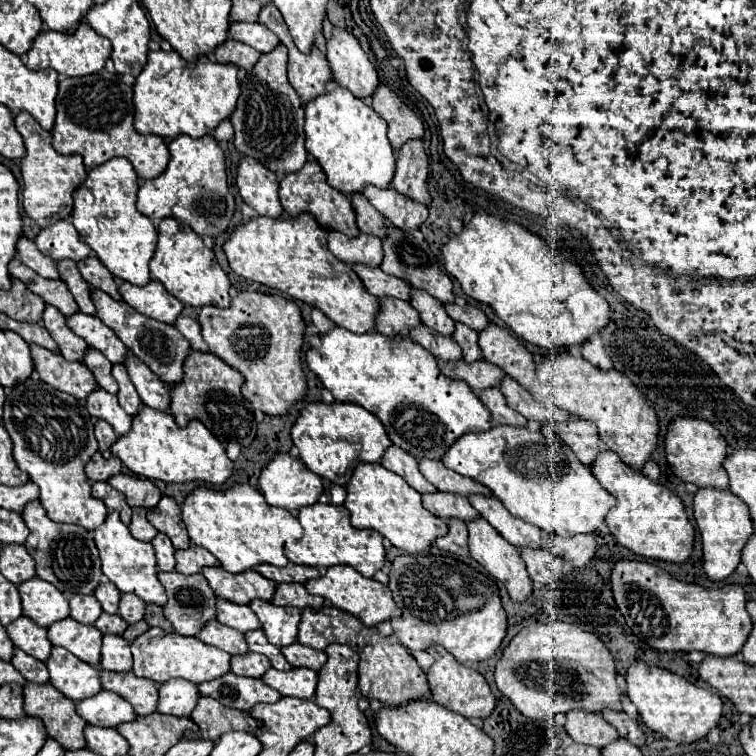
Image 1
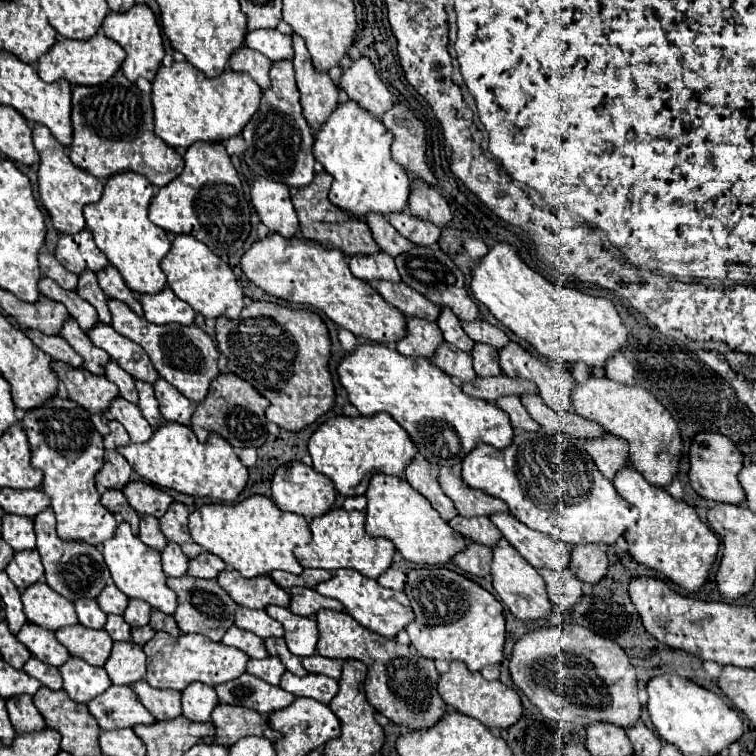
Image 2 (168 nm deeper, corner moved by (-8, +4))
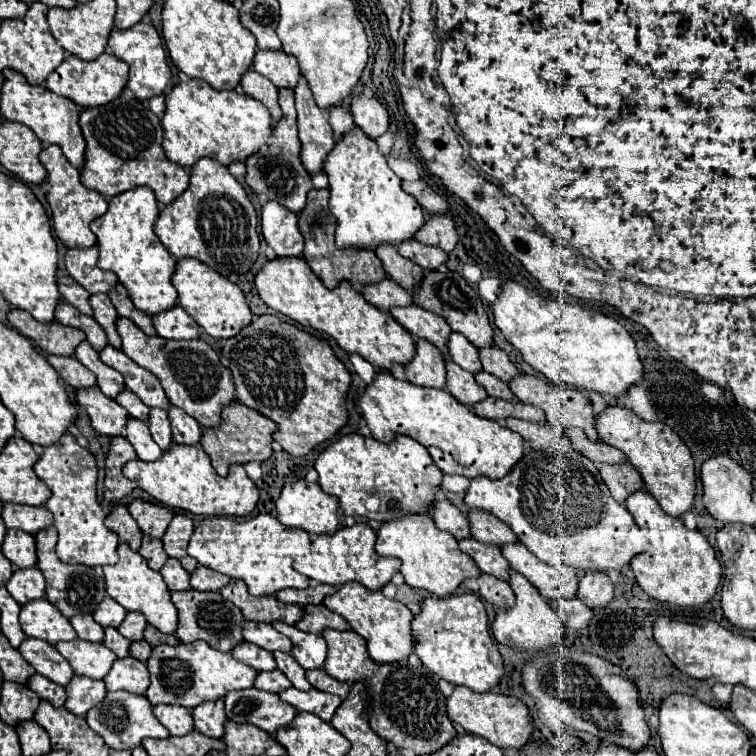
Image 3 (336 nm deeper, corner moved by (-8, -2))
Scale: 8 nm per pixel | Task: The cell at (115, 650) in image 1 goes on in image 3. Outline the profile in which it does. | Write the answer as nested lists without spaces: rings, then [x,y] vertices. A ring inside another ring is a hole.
[[[134,657],[116,659],[110,673],[104,677],[104,683],[108,691],[128,691],[128,693],[144,695],[150,683],[146,663]]]

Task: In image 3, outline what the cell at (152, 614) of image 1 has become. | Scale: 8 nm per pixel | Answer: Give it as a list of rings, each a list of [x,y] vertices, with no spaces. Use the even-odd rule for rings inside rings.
[[[148,625],[146,631],[144,631],[144,639],[146,639],[152,647],[162,645],[162,643],[166,643],[166,645],[176,645],[176,643],[178,643],[174,635],[164,635],[164,633],[160,633],[156,627],[150,627],[150,625]]]

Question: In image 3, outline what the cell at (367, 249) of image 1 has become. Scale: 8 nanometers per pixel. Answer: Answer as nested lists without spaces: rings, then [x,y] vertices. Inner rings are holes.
[[[384,279],[382,283],[376,283],[376,285],[366,285],[362,289],[362,295],[370,305],[378,307],[380,311],[390,311],[392,307],[412,305],[412,295],[406,293],[398,283],[390,279]]]

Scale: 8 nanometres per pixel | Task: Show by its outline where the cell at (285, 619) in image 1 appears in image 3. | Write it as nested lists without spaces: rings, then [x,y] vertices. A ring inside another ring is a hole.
[[[282,621],[272,623],[276,631],[292,639],[292,657],[304,667],[304,669],[322,669],[324,659],[326,659],[326,641],[320,635],[310,635],[304,633],[292,625],[286,625]]]

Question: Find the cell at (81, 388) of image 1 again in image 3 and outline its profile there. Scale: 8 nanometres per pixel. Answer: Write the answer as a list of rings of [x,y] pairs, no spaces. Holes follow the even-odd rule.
[[[98,387],[80,389],[78,403],[88,411],[92,419],[92,427],[98,435],[104,437],[120,437],[126,427],[126,419],[130,417],[114,399],[102,395]]]

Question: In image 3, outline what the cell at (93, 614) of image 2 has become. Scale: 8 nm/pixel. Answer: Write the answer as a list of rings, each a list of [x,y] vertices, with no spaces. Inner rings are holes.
[[[76,615],[70,619],[74,631],[78,633],[78,639],[102,643],[104,641],[104,629],[94,621],[92,615]]]

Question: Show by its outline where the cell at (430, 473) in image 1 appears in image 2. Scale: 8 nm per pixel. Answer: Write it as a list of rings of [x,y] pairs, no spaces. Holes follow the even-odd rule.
[[[450,467],[440,469],[438,481],[442,489],[448,493],[448,497],[454,501],[458,513],[462,513],[464,517],[492,515],[496,511],[508,511],[504,501],[498,501],[496,497],[482,493],[482,489],[470,489],[470,485],[466,485],[462,477],[454,475]]]

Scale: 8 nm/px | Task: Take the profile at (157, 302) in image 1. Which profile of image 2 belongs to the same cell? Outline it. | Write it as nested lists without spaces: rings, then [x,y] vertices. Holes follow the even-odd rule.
[[[170,287],[162,289],[158,295],[140,295],[140,303],[144,309],[144,317],[150,323],[164,325],[164,323],[180,323],[180,325],[190,325],[194,321],[194,309],[178,299]]]

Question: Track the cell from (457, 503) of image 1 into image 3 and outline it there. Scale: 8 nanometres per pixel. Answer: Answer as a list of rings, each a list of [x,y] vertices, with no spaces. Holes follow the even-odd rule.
[[[462,539],[460,549],[474,559],[474,563],[480,567],[482,573],[494,575],[506,583],[510,581],[510,565],[506,563],[506,559],[498,547],[478,543],[476,539]]]

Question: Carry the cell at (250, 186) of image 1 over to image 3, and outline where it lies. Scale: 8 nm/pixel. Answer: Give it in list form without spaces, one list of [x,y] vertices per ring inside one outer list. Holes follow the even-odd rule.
[[[268,201],[260,215],[262,235],[266,243],[274,249],[276,257],[302,257],[304,239],[296,225],[296,215],[280,207],[280,203]]]

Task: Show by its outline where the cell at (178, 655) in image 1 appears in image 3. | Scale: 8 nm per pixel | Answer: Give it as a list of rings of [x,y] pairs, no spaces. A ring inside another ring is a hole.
[[[194,641],[194,643],[188,643],[188,645],[180,643],[180,645],[174,645],[174,647],[158,645],[158,647],[152,649],[152,655],[150,655],[146,665],[148,665],[148,671],[150,671],[150,687],[146,691],[146,699],[152,705],[166,703],[166,705],[180,705],[180,707],[186,707],[186,709],[194,709],[204,701],[222,699],[228,691],[250,689],[254,685],[256,675],[258,675],[252,667],[236,661],[230,653],[222,653],[222,651],[212,649],[206,641]]]

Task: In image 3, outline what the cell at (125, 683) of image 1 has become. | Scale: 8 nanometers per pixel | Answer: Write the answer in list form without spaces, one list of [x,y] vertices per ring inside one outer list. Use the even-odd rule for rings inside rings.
[[[156,705],[154,713],[158,715],[158,721],[170,731],[170,735],[182,737],[190,731],[194,731],[194,717],[192,711],[186,711],[186,707],[174,707],[174,705]]]

